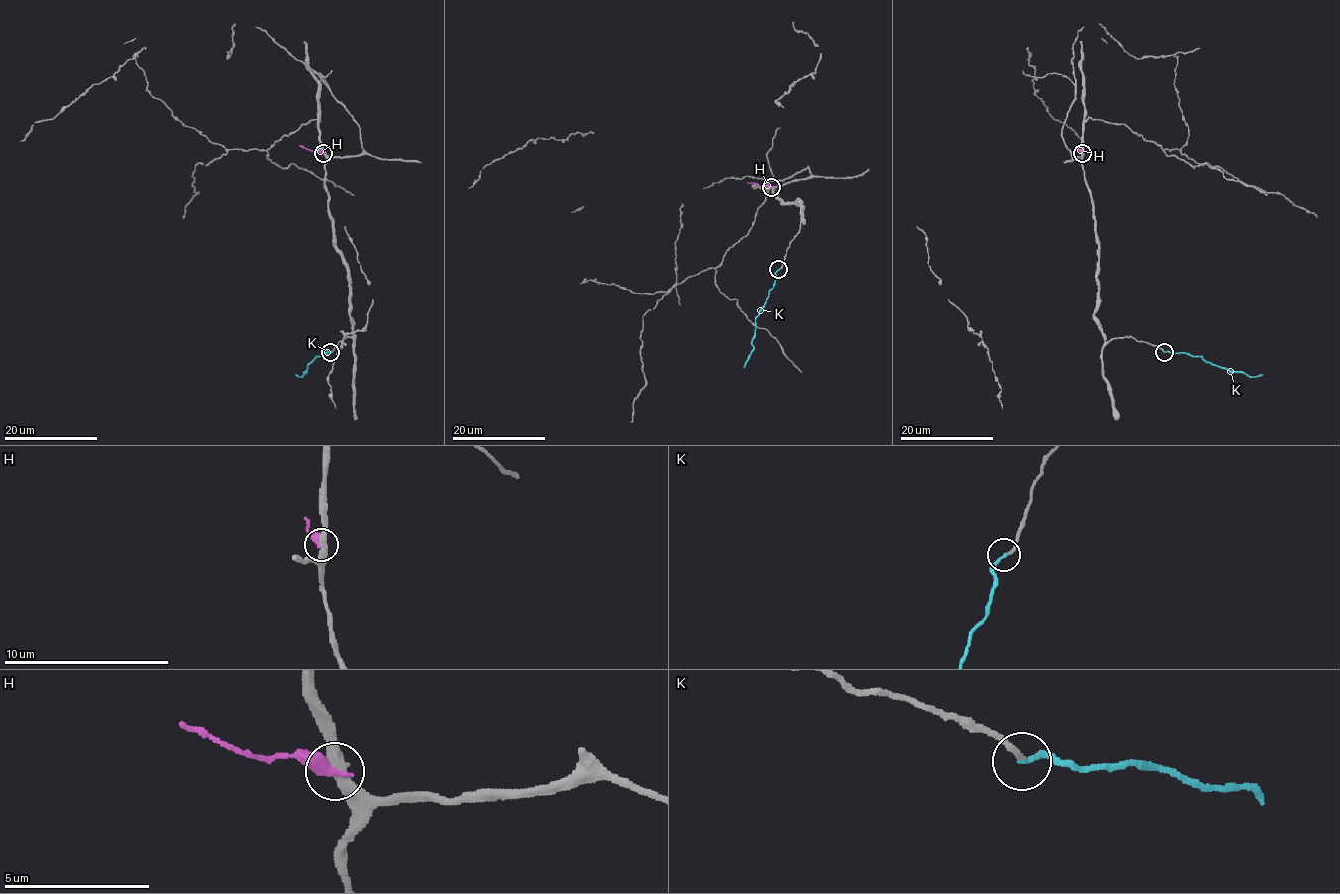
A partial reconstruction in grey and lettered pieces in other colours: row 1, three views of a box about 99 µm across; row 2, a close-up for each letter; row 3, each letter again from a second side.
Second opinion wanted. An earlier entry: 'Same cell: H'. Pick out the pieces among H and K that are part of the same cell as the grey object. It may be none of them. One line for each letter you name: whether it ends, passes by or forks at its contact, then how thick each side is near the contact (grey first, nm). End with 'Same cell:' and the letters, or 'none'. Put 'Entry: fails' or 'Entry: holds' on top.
Entry: fails
K: it ends; calibres 200 and 170 nm
Same cell: K

